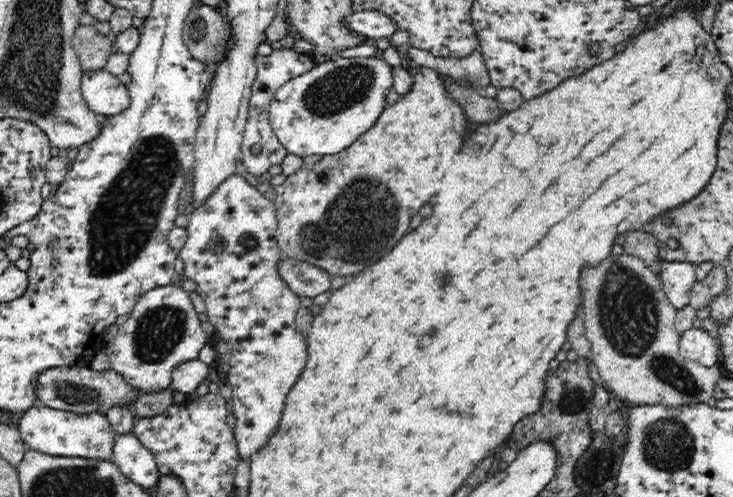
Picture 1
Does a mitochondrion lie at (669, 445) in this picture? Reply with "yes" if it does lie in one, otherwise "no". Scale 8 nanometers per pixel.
yes

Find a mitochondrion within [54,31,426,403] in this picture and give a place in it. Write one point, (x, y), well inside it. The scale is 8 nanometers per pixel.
(124, 221)

